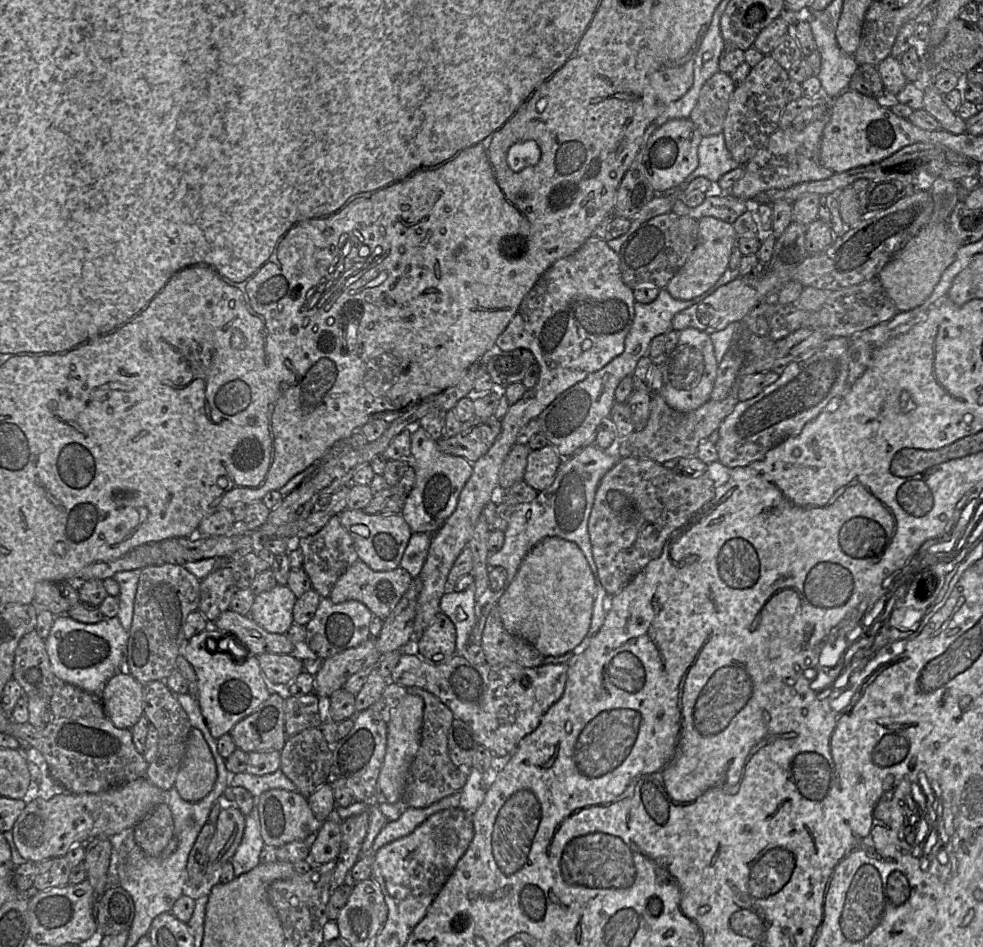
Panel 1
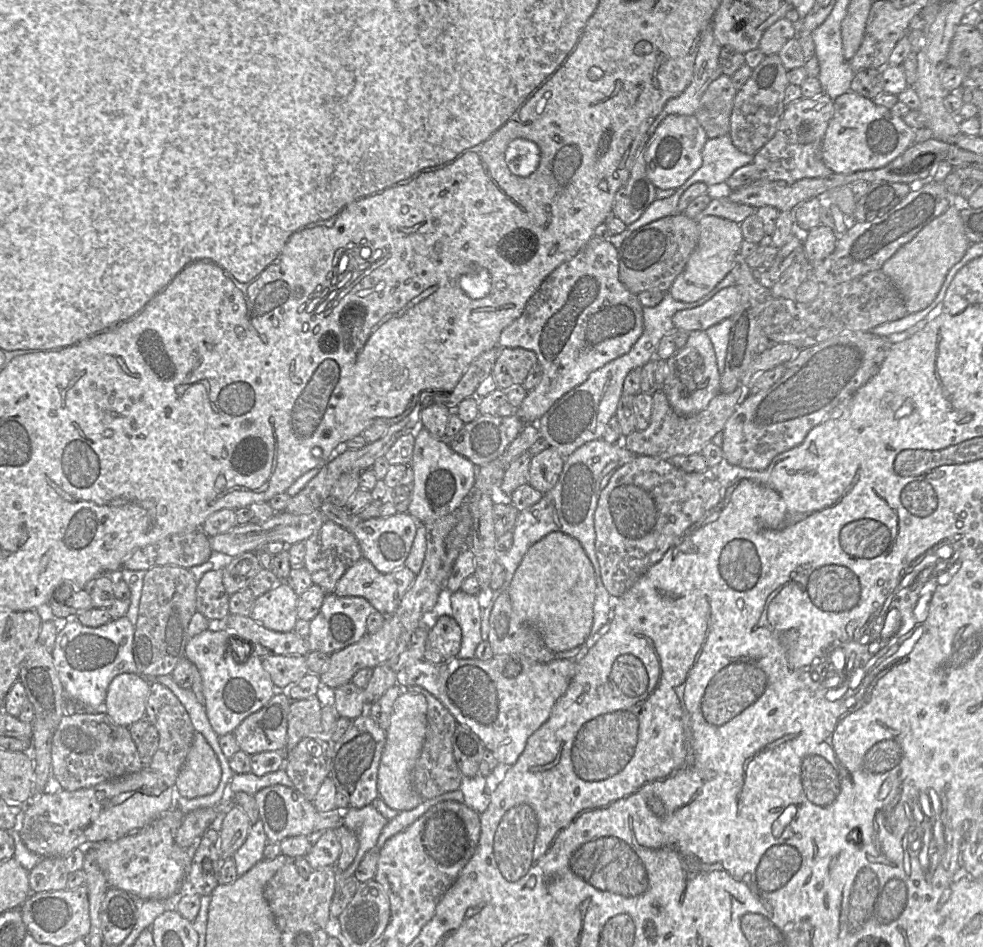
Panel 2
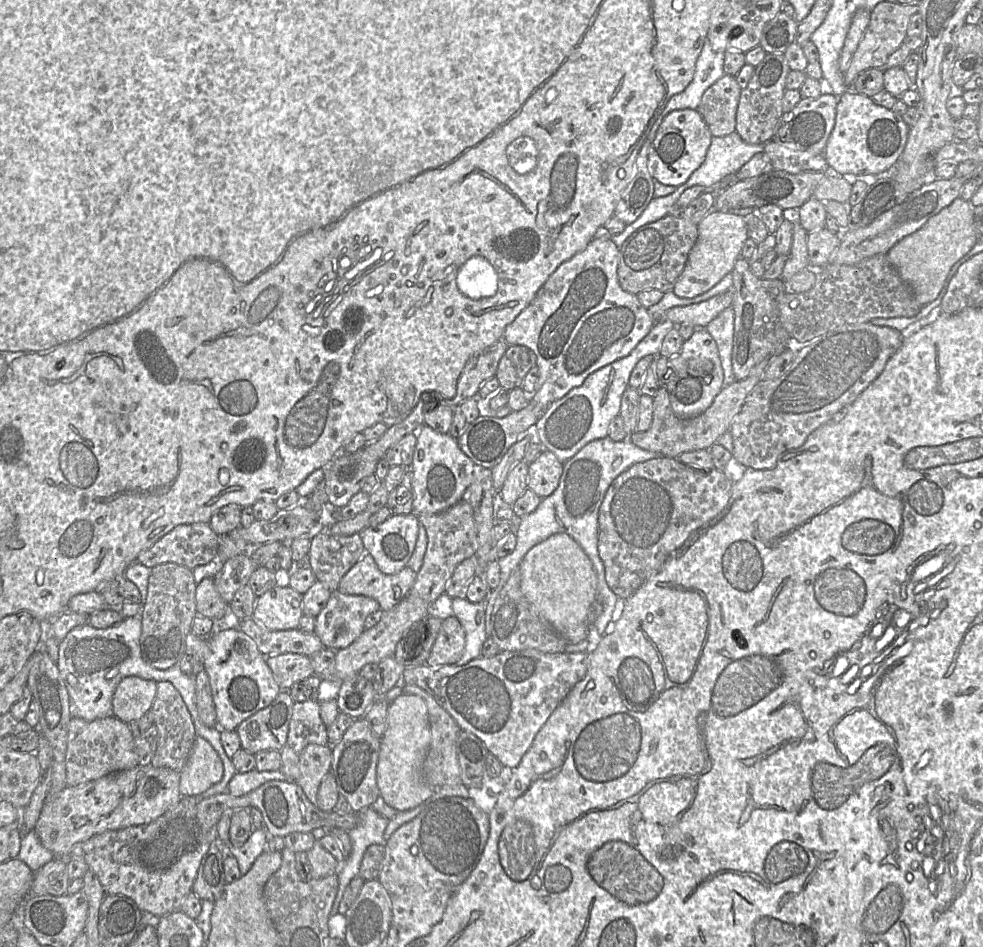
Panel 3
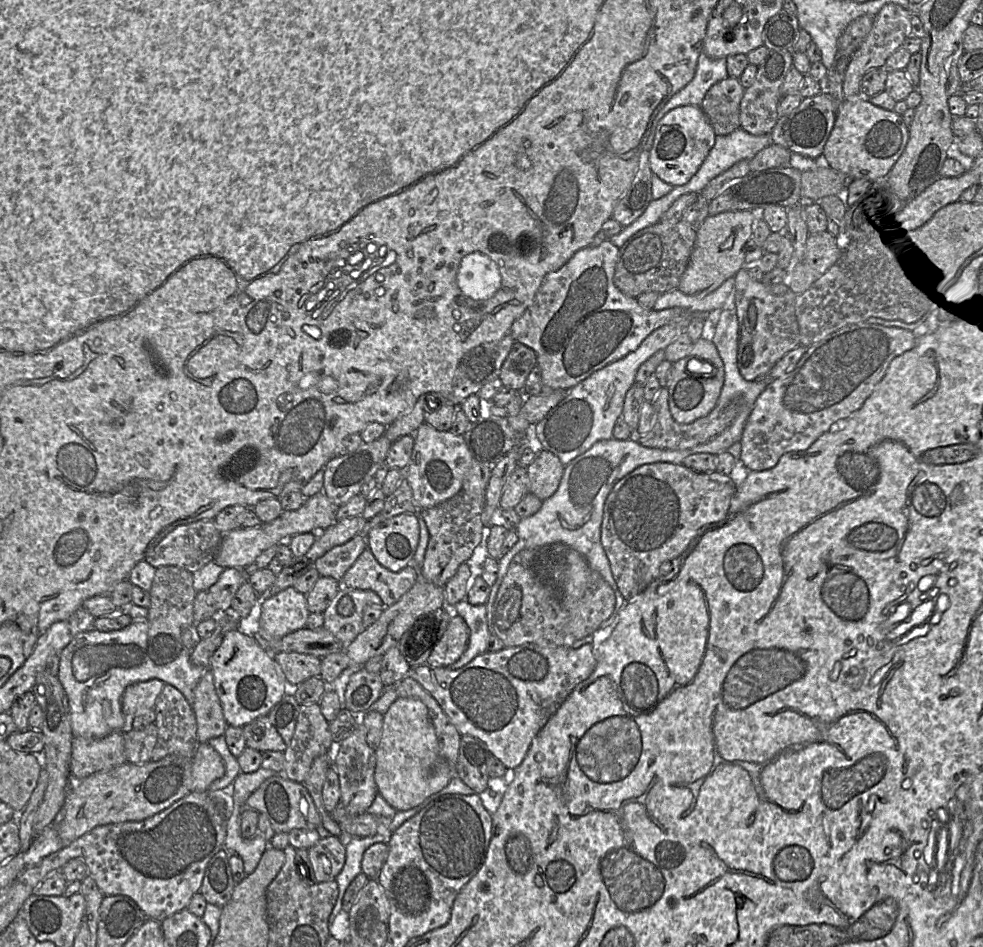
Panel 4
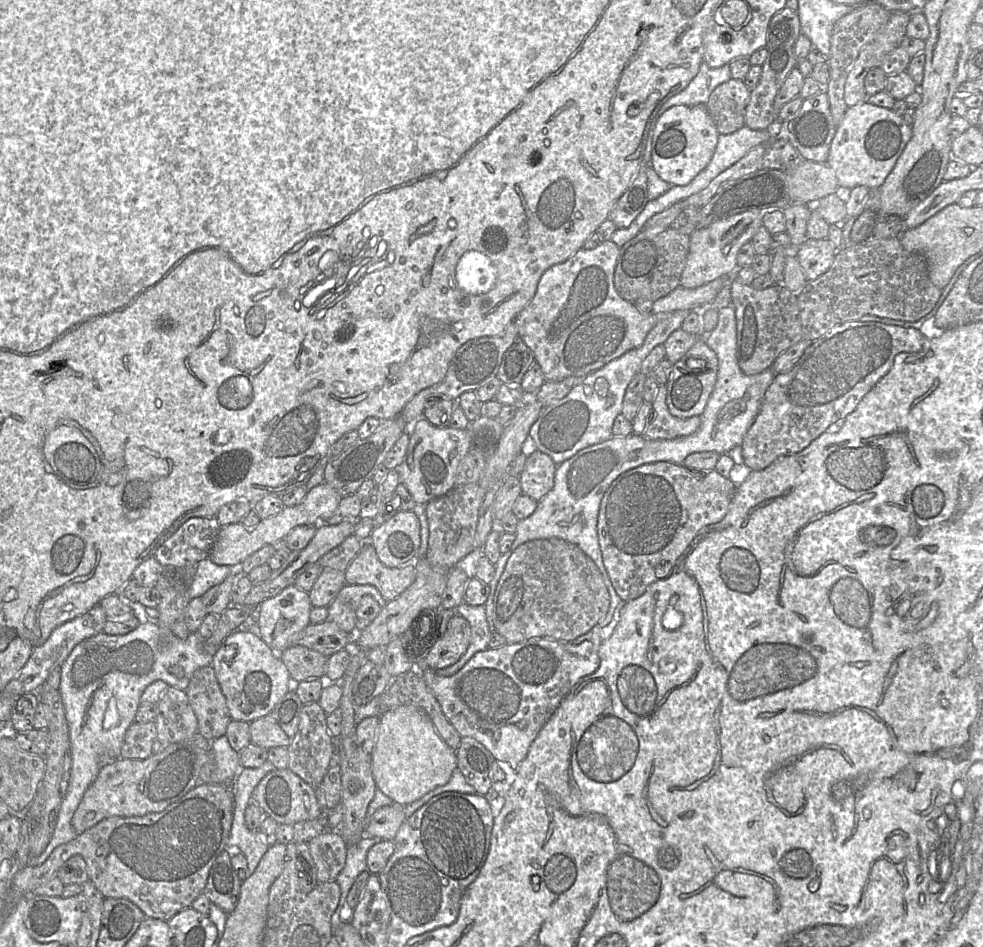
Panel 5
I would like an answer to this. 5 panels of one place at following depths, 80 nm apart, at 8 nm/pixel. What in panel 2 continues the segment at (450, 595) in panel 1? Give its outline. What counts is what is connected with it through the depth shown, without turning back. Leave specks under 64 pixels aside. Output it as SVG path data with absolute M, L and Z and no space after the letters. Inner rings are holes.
M461 590L451 595L452 617L462 630L461 648L457 657L461 659L475 657L481 637L481 607L477 595L467 594Z

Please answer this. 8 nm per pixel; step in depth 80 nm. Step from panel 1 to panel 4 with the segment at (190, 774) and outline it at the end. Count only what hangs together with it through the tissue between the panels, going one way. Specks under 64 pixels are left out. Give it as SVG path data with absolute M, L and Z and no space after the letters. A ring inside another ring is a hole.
M199 743L192 758L192 791L206 791L210 784L225 774L225 765L220 754L208 743Z

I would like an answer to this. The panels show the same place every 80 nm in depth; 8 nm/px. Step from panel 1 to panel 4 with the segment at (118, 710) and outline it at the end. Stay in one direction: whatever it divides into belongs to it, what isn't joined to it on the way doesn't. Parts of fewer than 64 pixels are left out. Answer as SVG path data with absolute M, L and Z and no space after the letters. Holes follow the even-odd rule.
M151 679L126 687L121 698L121 709L127 718L127 725L134 716L154 708L164 684L162 680Z

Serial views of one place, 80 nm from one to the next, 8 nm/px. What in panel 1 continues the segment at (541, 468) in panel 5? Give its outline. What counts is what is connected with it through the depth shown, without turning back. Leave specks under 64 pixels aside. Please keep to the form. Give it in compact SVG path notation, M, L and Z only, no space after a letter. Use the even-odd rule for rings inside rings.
M551 445L530 451L523 481L537 492L548 488L554 481L562 458Z

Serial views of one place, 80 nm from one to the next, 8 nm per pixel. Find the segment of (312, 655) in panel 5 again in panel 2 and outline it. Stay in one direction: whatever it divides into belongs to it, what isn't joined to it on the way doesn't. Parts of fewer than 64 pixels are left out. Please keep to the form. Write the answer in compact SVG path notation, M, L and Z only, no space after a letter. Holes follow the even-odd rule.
M272 655L262 658L262 666L276 688L288 689L309 673L306 656Z

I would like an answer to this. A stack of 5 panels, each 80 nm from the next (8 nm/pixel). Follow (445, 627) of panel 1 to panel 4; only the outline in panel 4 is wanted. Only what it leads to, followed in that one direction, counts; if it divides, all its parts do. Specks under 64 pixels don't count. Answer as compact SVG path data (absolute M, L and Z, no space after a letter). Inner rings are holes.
M460 616L450 619L445 632L435 643L427 659L431 667L446 667L454 664L465 652L469 643L470 629Z

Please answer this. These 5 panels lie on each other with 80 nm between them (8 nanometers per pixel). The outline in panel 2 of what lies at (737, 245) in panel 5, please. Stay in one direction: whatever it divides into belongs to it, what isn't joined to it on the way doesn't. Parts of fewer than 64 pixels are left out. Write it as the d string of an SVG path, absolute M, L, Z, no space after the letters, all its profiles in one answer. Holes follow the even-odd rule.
M713 215L696 220L699 227L698 245L669 290L673 299L685 303L701 299L730 273L744 240L740 224L736 222Z

